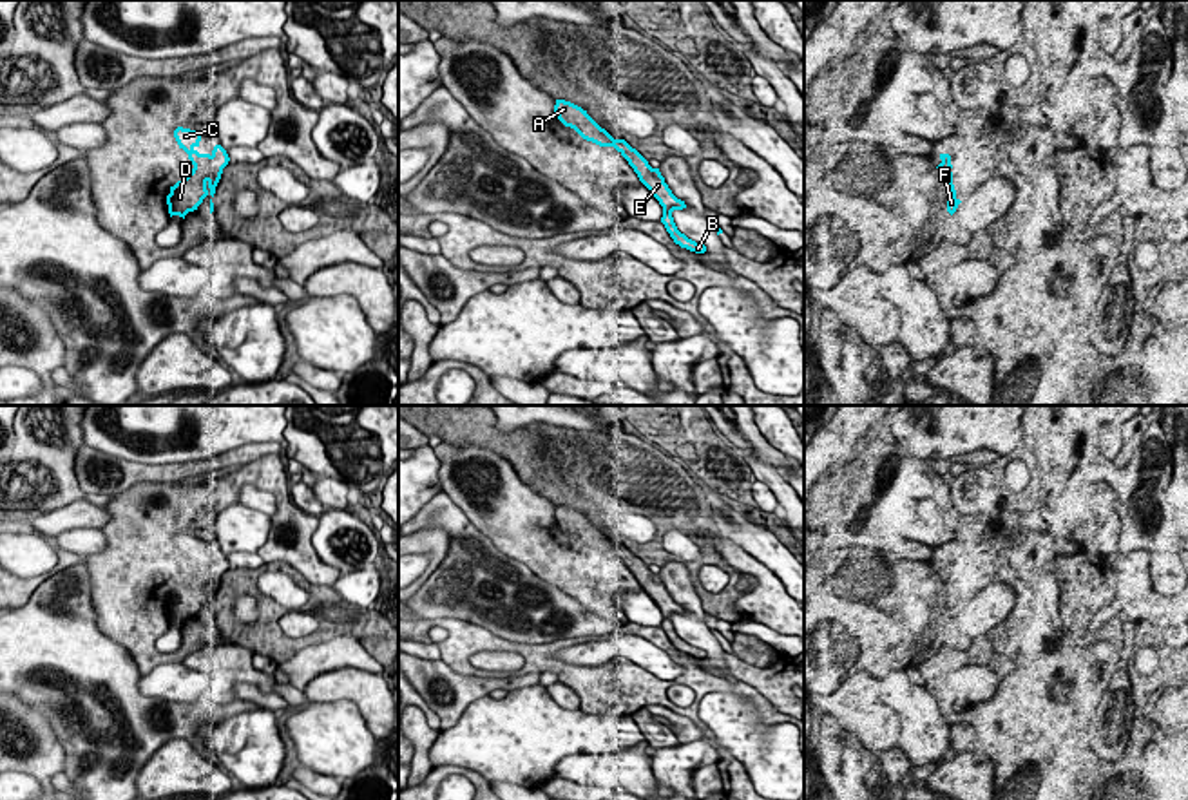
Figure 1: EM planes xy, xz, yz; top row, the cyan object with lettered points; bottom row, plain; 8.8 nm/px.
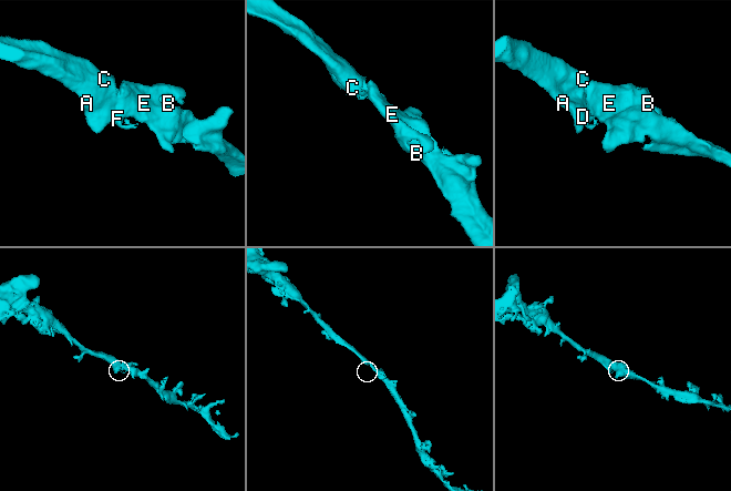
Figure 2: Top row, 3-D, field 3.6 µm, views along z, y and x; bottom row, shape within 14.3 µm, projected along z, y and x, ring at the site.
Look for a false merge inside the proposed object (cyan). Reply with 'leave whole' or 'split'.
leave whole

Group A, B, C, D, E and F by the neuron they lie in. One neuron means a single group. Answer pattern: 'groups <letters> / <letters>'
groups A B C D E F

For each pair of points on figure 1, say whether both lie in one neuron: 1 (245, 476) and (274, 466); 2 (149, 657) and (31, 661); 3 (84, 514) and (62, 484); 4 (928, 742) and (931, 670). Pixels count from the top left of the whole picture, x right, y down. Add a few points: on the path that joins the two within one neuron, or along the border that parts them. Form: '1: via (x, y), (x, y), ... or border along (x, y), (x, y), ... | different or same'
1: via (252, 473), (267, 473) | same
2: border along (100, 630), (129, 652), (140, 676) | different
3: border along (82, 498), (42, 513) | different
4: border along (922, 686), (938, 703) | different

